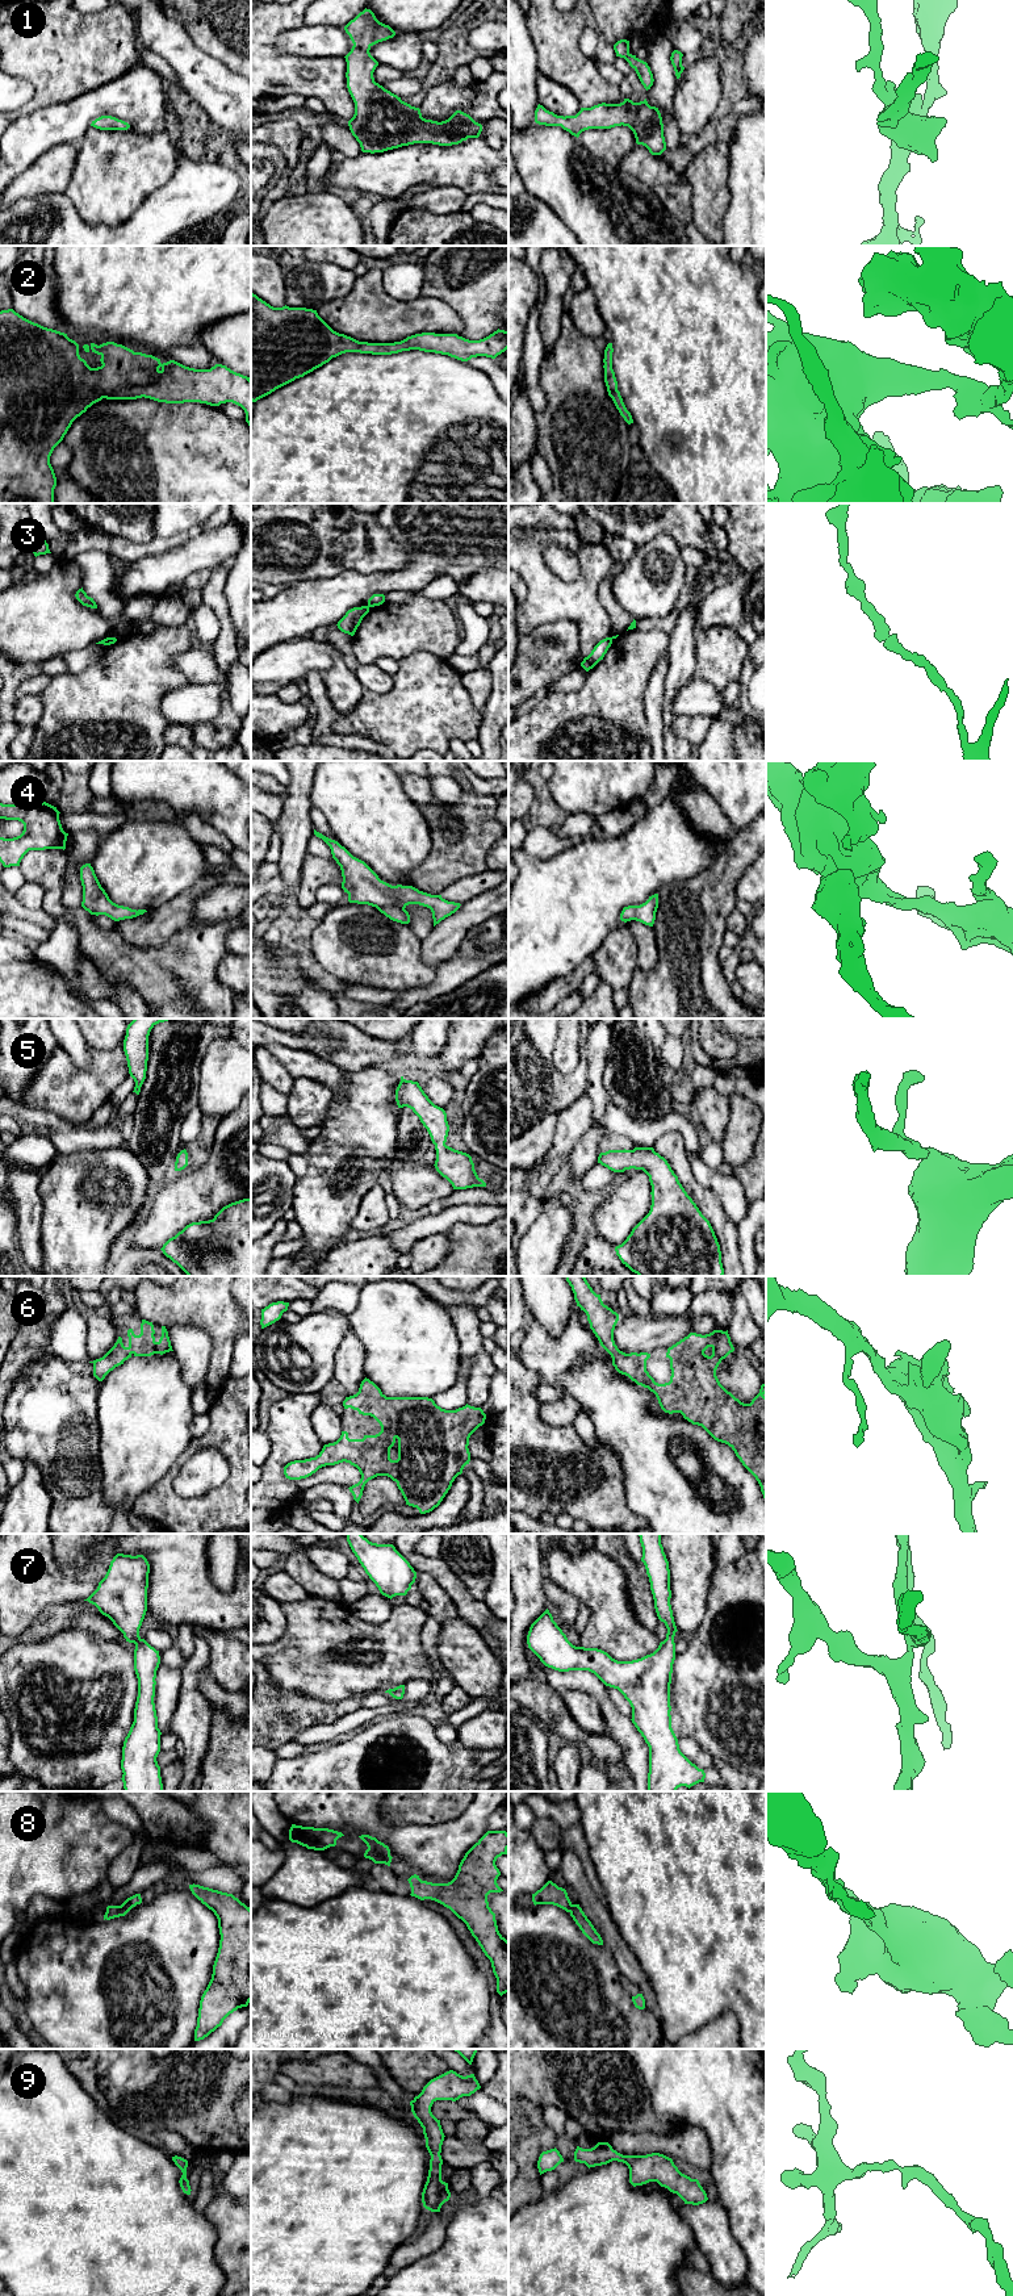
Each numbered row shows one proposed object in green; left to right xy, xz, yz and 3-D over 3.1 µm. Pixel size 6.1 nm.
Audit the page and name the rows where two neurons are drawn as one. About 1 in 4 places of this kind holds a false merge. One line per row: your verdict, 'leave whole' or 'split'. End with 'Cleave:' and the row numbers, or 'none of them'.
1: leave whole
2: leave whole
3: split
4: leave whole
5: leave whole
6: leave whole
7: leave whole
8: leave whole
9: leave whole
Cleave: 3

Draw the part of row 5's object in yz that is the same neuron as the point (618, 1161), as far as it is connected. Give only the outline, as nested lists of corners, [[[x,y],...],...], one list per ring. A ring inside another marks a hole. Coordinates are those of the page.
[[[635,1147],[633,1150],[608,1150],[600,1153],[598,1163],[614,1172],[642,1170],[652,1185],[652,1205],[649,1213],[632,1229],[627,1239],[615,1247],[621,1263],[639,1276],[723,1276],[721,1251],[709,1221],[702,1214],[696,1204],[687,1195],[667,1160],[653,1147]]]

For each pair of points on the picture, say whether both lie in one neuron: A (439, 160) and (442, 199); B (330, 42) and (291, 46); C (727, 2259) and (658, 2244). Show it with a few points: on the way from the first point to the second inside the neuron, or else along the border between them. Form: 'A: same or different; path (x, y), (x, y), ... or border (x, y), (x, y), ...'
A: different; border (432, 185), (452, 185), (455, 188)
B: same; path (321, 42), (300, 42)
C: different; border (683, 2220), (690, 2227), (698, 2248)

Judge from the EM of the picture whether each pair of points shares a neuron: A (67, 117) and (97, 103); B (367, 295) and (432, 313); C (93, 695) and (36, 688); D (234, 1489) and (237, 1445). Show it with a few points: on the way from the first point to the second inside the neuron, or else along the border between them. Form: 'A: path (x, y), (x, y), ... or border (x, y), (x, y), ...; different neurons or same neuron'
A: path (75, 116), (90, 105); same neuron
B: path (382, 310), (385, 313), (417, 313); same neuron
C: border (53, 677), (40, 695); different neurons
D: path (237, 1479), (237, 1455); same neuron

